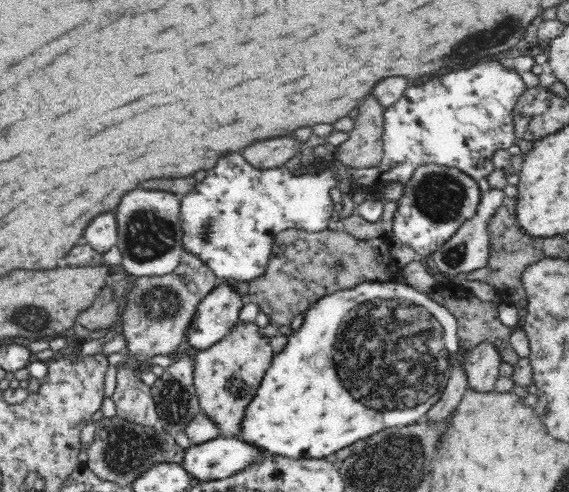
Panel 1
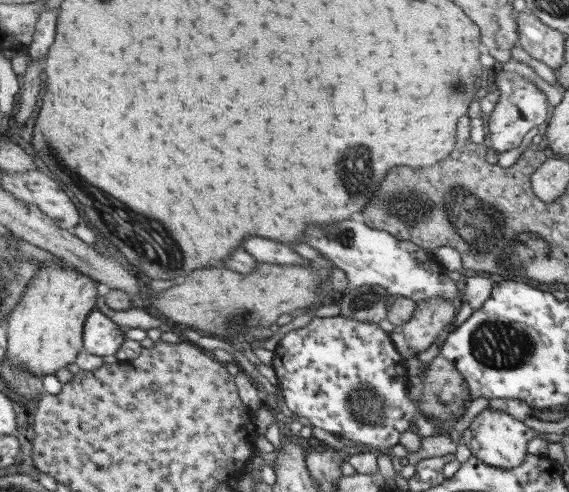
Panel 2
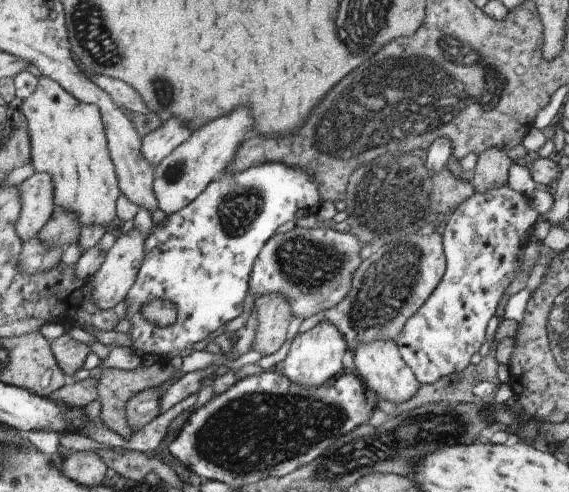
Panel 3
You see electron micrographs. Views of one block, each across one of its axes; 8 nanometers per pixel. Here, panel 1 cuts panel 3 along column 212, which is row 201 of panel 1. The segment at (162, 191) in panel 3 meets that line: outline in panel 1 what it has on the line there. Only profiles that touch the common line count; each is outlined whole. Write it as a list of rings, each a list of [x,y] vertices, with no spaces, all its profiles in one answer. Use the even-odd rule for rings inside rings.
[[[132,190],[122,198],[118,224],[118,248],[122,252],[122,268],[136,278],[150,278],[150,276],[164,276],[172,274],[180,262],[184,252],[184,200],[178,192],[166,190]]]

